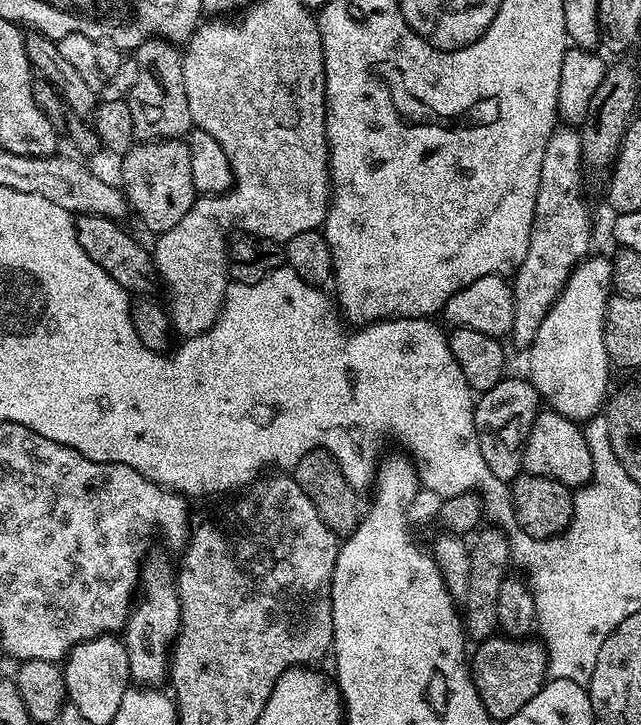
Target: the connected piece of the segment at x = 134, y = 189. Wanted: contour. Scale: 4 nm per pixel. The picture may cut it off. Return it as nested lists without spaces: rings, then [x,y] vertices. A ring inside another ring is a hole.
[[[180,138],[136,142],[131,150],[123,153],[121,160],[124,161],[120,164],[119,183],[127,193],[126,199],[134,216],[136,212],[137,218],[152,231],[152,234],[159,234],[178,226],[178,222],[182,222],[182,217],[186,215],[186,210],[190,210],[190,206],[198,199],[194,178],[190,174],[190,150],[187,143]]]

